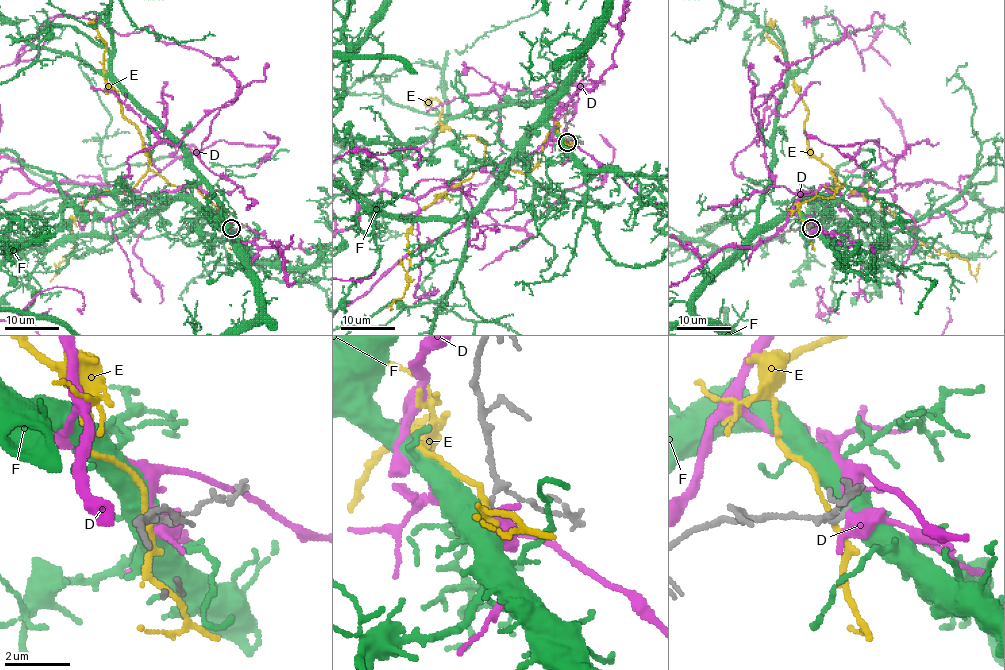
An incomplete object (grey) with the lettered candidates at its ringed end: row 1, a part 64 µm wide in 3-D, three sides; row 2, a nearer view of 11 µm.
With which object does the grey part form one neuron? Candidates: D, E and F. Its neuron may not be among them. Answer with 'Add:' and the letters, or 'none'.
Add: F

